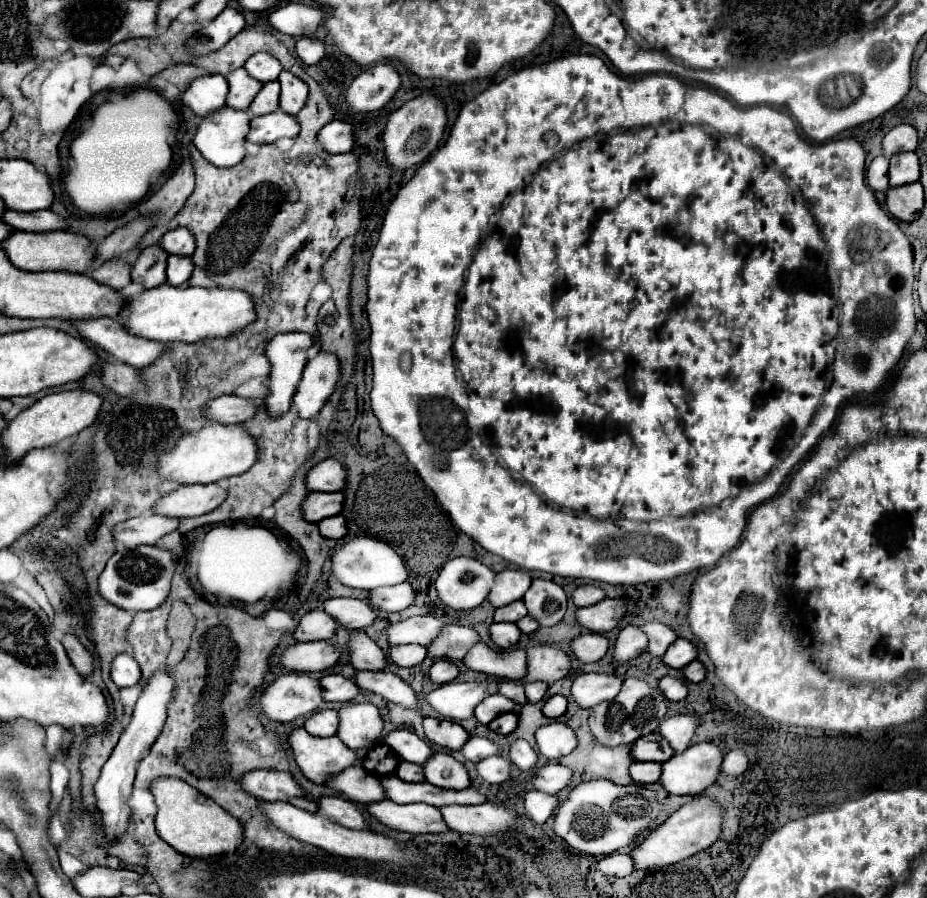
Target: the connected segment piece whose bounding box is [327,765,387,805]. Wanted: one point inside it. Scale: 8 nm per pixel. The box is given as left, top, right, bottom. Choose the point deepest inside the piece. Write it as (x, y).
(359, 785)

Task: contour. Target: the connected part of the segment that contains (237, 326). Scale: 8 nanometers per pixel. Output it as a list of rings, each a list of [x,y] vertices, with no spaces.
[[[167,283],[129,299],[129,309],[123,309],[121,313],[121,323],[129,329],[129,333],[161,343],[197,343],[213,337],[231,337],[255,319],[255,301],[245,291],[223,287],[173,287]]]

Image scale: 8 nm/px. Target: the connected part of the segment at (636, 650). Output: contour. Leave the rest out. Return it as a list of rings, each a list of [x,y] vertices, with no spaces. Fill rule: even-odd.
[[[627,625],[625,629],[619,631],[613,655],[617,661],[629,661],[635,659],[637,655],[641,655],[647,649],[647,637],[641,631],[641,627],[637,625]]]

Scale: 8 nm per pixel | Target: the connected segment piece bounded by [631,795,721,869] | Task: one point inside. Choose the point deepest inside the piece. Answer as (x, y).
(696, 826)

